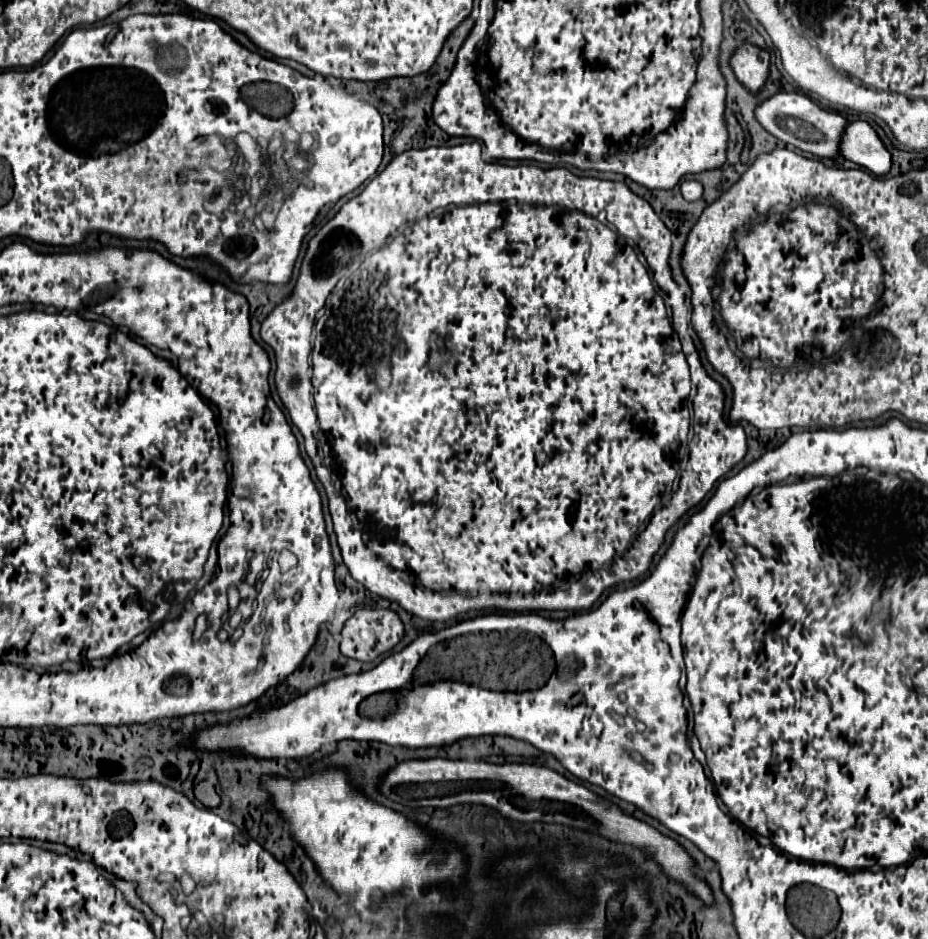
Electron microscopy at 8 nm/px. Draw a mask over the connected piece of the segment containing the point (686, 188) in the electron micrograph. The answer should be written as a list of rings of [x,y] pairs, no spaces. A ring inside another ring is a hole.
[[[683,181],[681,183],[681,195],[687,201],[697,201],[703,197],[703,185],[699,181]]]

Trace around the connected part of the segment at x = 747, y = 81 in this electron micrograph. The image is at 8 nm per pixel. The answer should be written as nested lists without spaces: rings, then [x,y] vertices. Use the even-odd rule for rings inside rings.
[[[743,45],[731,59],[735,77],[751,91],[759,93],[769,77],[769,53],[755,45]]]

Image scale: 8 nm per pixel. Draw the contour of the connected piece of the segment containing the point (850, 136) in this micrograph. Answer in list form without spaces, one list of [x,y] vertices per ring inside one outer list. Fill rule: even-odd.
[[[853,121],[841,137],[841,155],[875,175],[887,175],[893,159],[875,129],[867,121]]]

